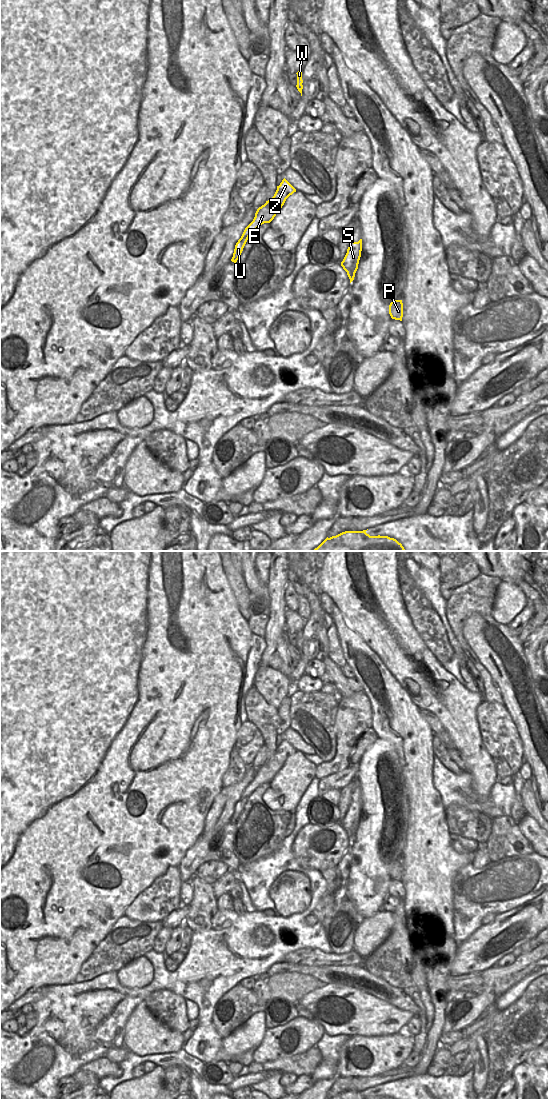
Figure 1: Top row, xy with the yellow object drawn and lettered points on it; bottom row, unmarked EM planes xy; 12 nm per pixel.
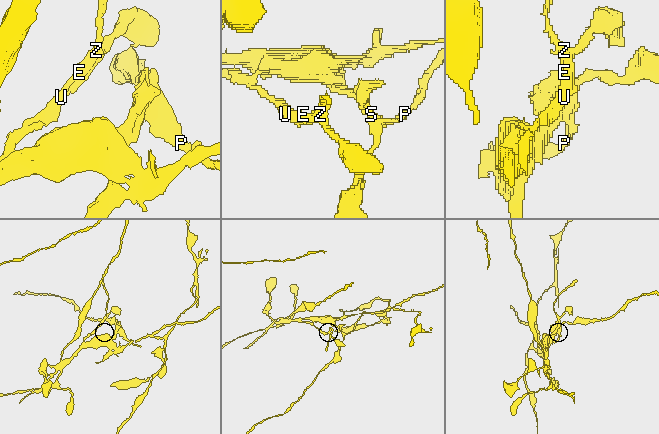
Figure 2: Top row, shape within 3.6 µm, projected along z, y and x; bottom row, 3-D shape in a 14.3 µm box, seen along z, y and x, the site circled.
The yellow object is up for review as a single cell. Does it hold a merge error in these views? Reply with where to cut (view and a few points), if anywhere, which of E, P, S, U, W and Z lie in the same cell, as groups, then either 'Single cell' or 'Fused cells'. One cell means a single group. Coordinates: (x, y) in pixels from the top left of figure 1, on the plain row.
Split along xy (357, 825), (349, 837). Groups: E S U W Z / P. Fused cells.

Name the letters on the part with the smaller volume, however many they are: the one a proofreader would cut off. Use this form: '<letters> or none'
P

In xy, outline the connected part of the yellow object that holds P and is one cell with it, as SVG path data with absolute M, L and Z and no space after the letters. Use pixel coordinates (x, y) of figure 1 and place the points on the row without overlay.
M395 860L389 865L389 874L392 879L402 881L403 877L403 863L402 860Z

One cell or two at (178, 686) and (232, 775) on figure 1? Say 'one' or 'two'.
two

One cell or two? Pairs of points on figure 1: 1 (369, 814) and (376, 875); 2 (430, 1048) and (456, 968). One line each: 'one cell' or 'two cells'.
1: one cell
2: two cells

